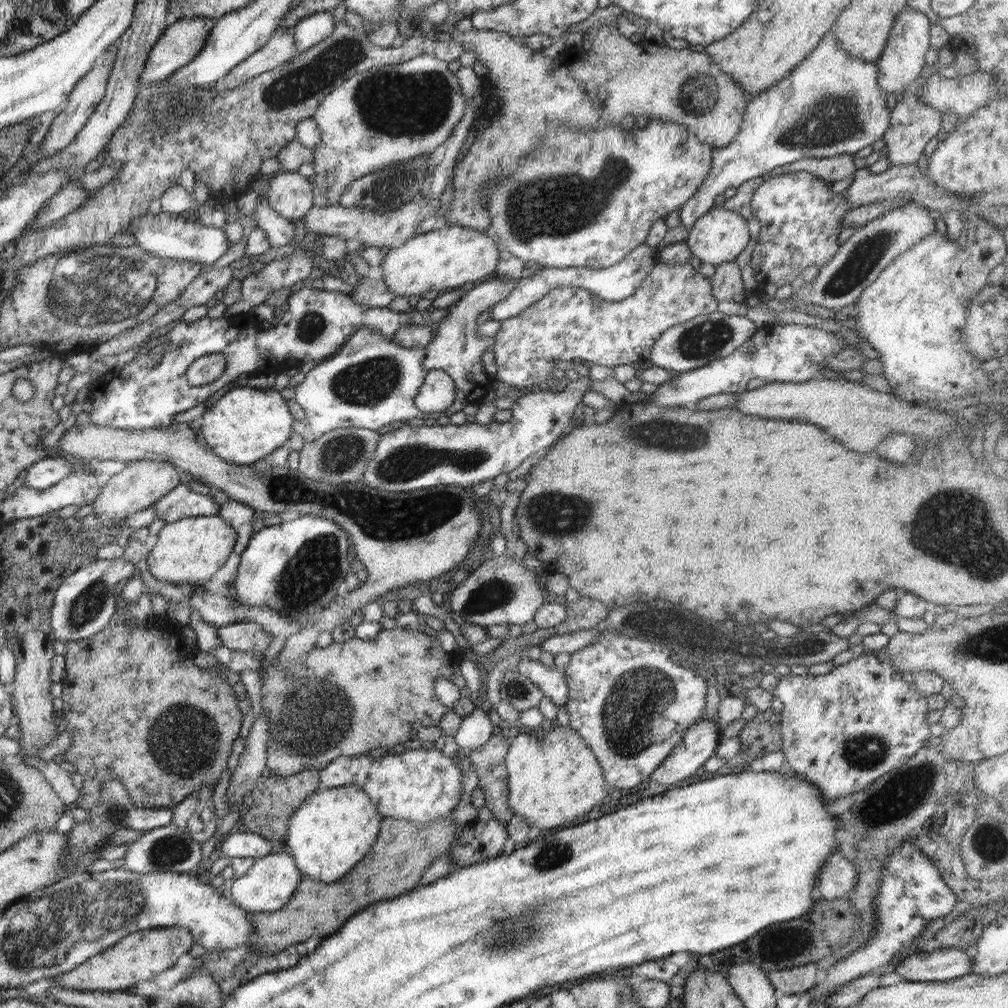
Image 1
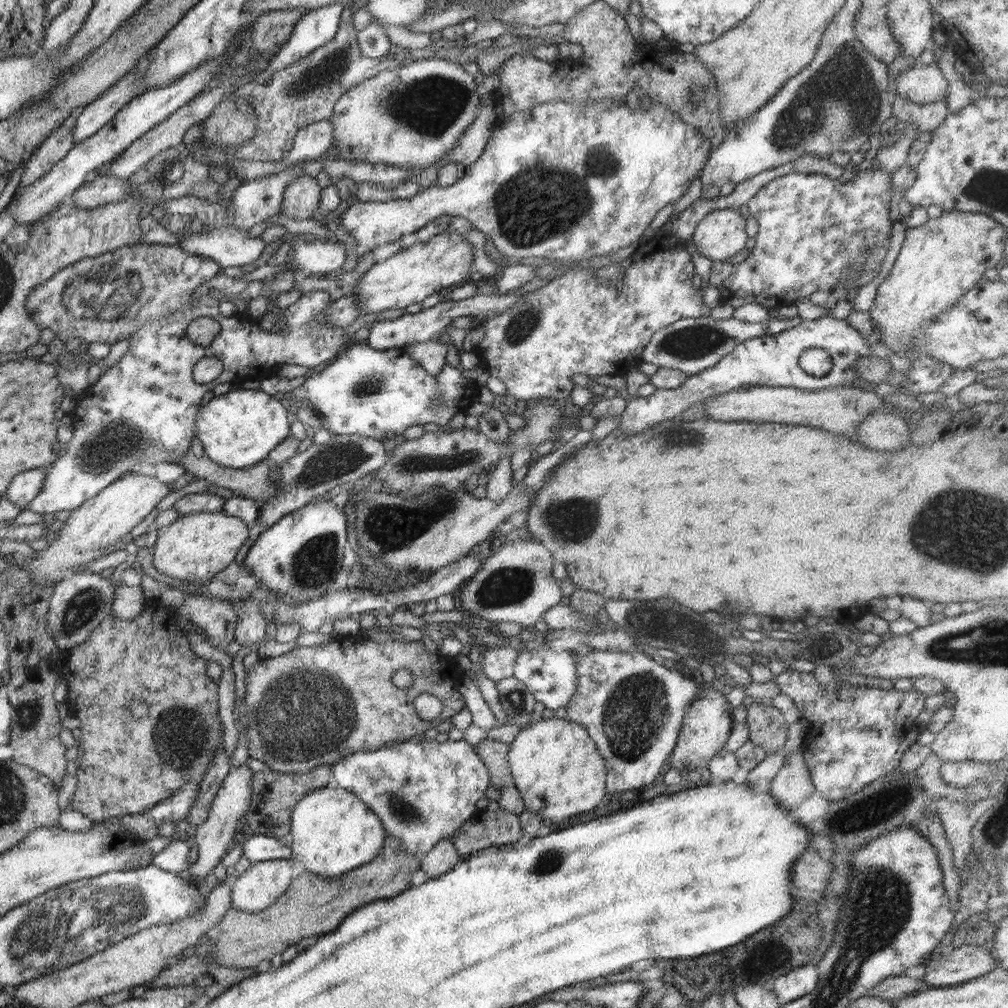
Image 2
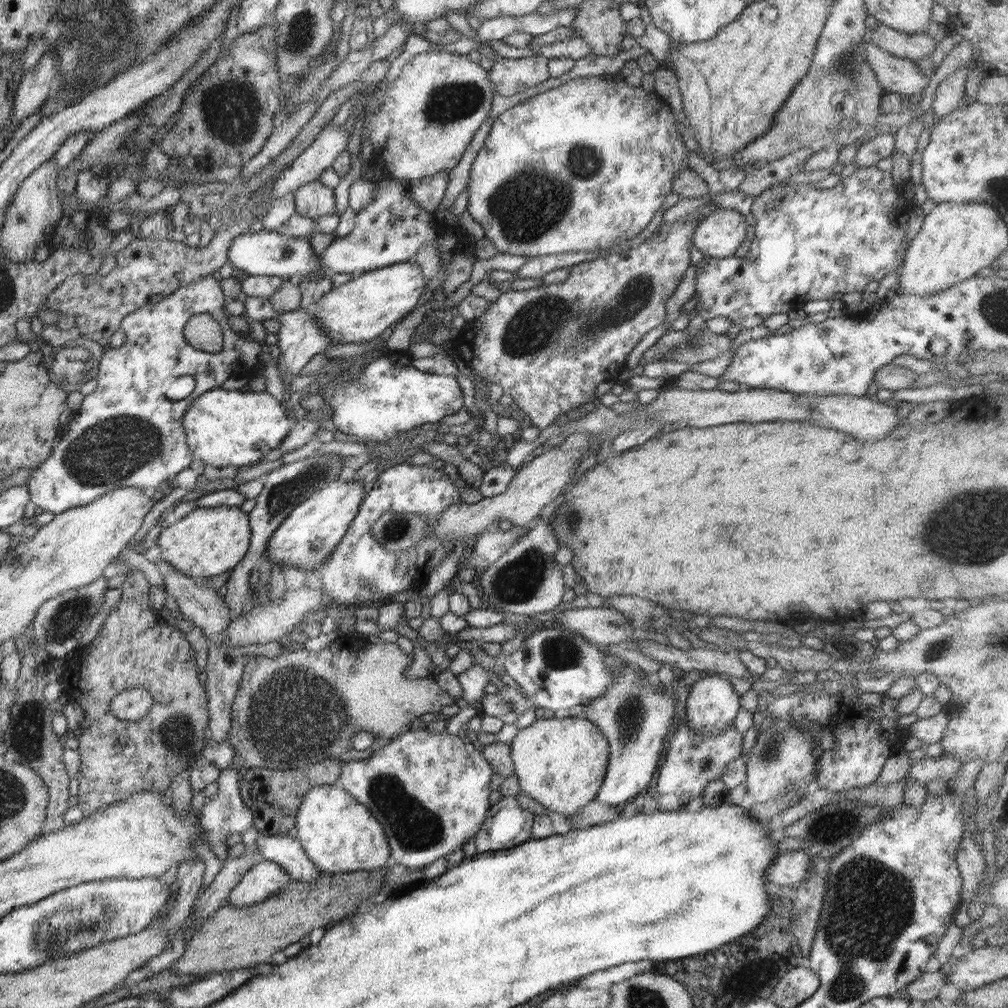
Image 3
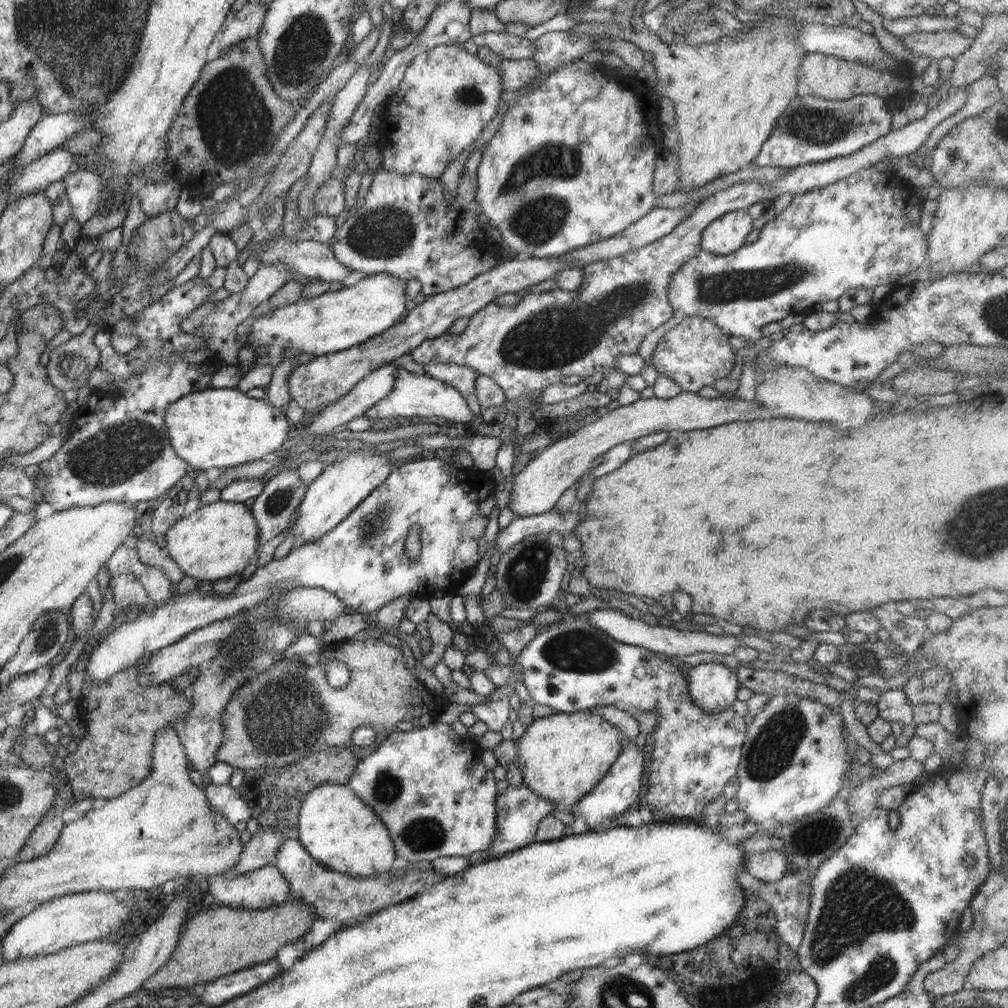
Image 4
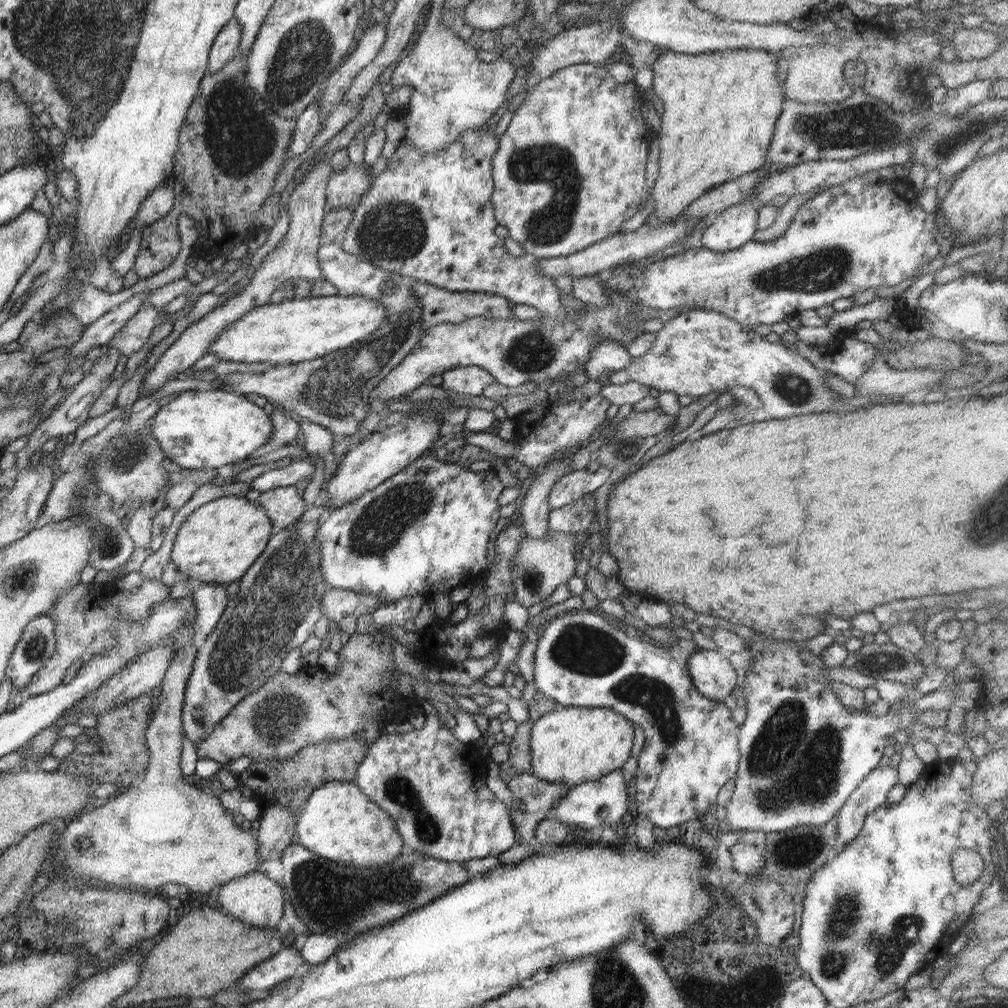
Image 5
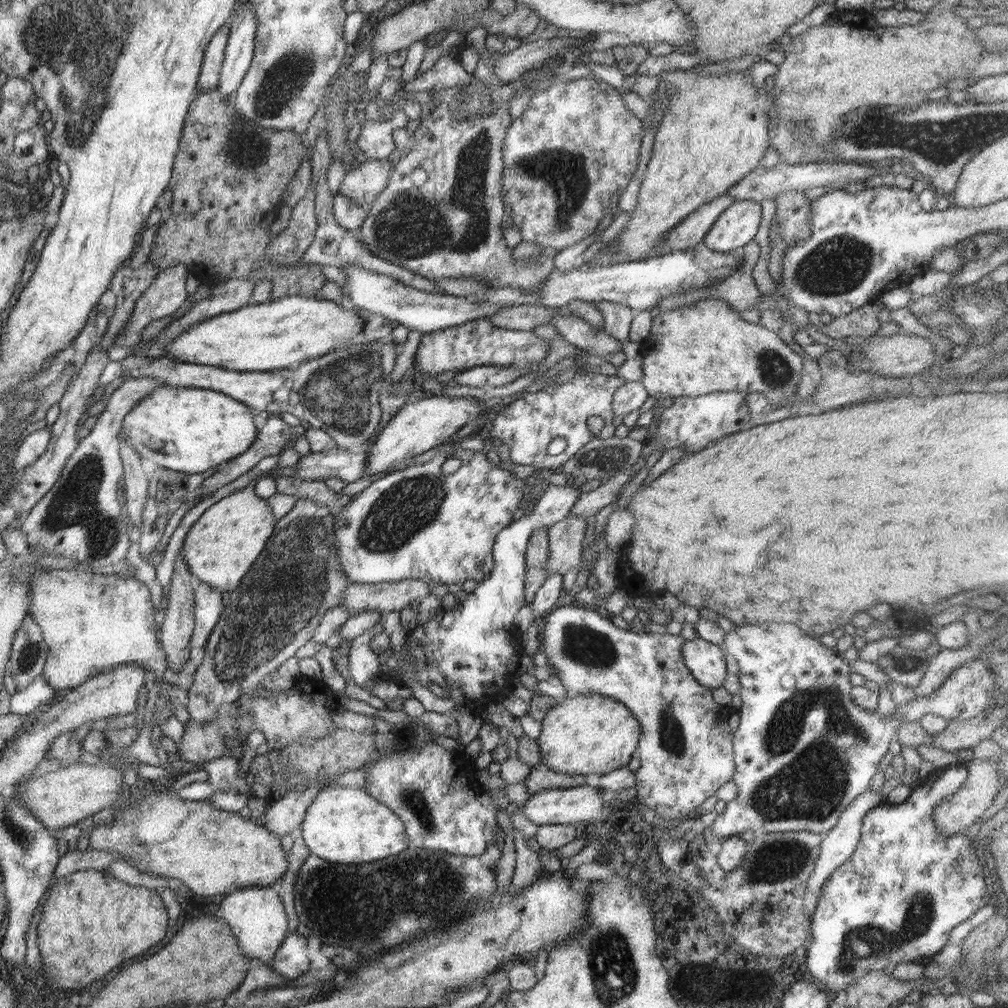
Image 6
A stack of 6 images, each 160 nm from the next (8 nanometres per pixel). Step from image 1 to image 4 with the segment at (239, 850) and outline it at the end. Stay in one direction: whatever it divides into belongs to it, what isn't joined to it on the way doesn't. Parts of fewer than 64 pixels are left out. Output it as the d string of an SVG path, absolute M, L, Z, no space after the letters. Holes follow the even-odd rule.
M292 831L283 832L283 841L277 852L276 868L287 880L289 888L297 899L311 906L318 919L332 919L340 923L342 930L371 914L376 914L380 909L391 904L398 904L421 893L427 886L444 880L447 876L438 875L431 869L430 861L417 862L416 864L403 862L405 872L391 869L380 875L372 877L358 877L334 872L323 864L318 864Z

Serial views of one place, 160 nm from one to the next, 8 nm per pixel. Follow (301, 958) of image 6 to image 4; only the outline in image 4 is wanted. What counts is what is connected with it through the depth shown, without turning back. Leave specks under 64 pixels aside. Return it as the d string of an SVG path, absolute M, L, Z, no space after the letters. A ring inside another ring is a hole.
M276 957L270 962L242 968L240 972L230 974L228 978L222 976L222 978L214 980L214 984L210 982L208 986L204 986L204 992L200 994L199 998L202 1004L210 1007L223 1005L237 996L242 996L254 988L262 986L282 970L276 962Z

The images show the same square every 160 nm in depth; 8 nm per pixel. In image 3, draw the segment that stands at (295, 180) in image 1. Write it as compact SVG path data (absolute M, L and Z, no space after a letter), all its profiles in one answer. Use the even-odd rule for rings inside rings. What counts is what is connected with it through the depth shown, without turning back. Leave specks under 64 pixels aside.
M319 180L310 182L294 192L295 212L312 219L335 212L334 189Z

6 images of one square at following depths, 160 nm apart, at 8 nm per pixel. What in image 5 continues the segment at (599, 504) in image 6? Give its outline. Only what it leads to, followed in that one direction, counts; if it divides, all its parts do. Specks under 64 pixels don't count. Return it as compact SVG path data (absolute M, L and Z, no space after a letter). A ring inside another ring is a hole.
M588 495L560 508L552 509L548 517L549 532L565 532L566 534L585 532L596 516L593 510L594 498Z

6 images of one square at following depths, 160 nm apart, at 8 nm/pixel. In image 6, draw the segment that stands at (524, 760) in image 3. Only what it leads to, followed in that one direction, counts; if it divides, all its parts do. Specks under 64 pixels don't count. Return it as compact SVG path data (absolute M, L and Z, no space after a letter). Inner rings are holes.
M578 694L565 697L550 708L542 721L542 734L537 744L541 756L541 764L560 774L604 775L628 765L633 754L637 753L642 727L635 716L621 702L607 698L601 694Z

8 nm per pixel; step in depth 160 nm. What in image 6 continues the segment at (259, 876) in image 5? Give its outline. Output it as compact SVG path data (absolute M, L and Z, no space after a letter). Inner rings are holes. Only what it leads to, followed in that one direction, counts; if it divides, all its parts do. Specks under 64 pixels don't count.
M272 887L242 888L227 895L220 903L219 910L222 918L230 924L243 955L264 960L272 966L277 948L288 935L289 922L282 897Z

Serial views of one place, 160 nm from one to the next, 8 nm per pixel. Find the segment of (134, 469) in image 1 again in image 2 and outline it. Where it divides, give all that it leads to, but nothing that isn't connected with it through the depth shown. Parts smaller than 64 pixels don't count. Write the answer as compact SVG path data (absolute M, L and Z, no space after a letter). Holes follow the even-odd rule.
M129 472L115 480L98 496L89 499L81 507L75 508L65 521L66 524L48 548L37 551L36 559L30 563L35 583L58 584L73 574L80 572L80 567L102 556L107 548L128 534L144 516L148 516L156 504L172 491L172 485L162 483L157 477Z

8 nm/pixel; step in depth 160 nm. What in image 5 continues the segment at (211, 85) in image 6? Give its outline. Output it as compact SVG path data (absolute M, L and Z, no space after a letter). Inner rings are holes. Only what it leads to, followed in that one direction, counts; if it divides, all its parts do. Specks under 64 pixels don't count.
M232 18L215 38L212 50L209 52L208 73L218 72L218 69L239 53L241 38L242 27L235 18Z

